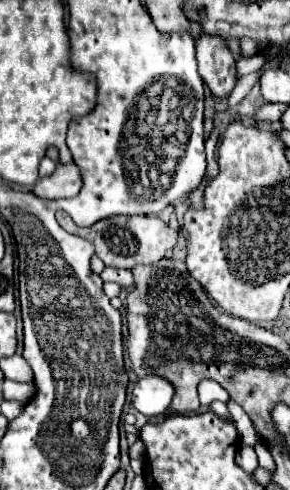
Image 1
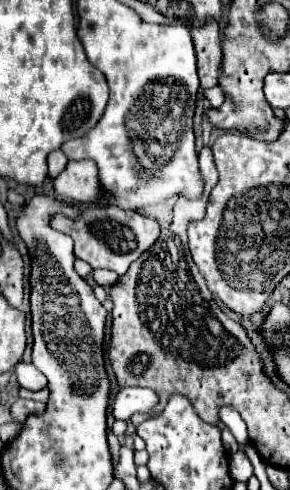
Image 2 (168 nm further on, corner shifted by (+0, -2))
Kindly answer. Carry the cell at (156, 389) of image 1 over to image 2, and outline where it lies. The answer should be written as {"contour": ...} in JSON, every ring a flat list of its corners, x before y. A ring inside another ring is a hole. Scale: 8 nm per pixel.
{"contour":[[125,387,117,393,111,413,115,419,125,419,129,421,133,413,139,411,151,411,159,403,159,395,153,389,143,389,143,387]]}

